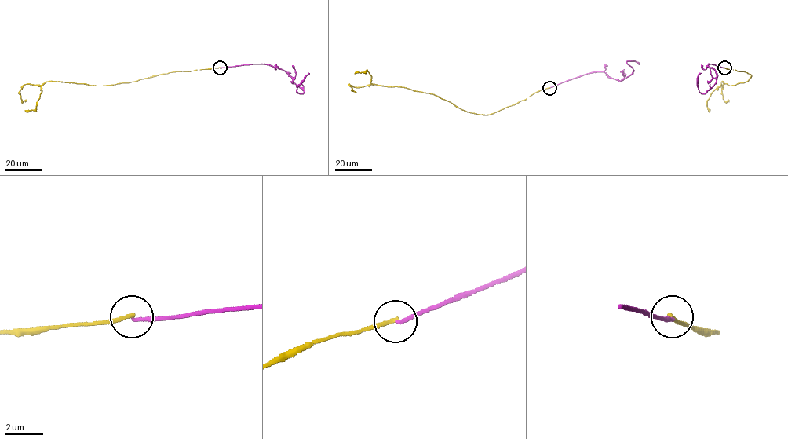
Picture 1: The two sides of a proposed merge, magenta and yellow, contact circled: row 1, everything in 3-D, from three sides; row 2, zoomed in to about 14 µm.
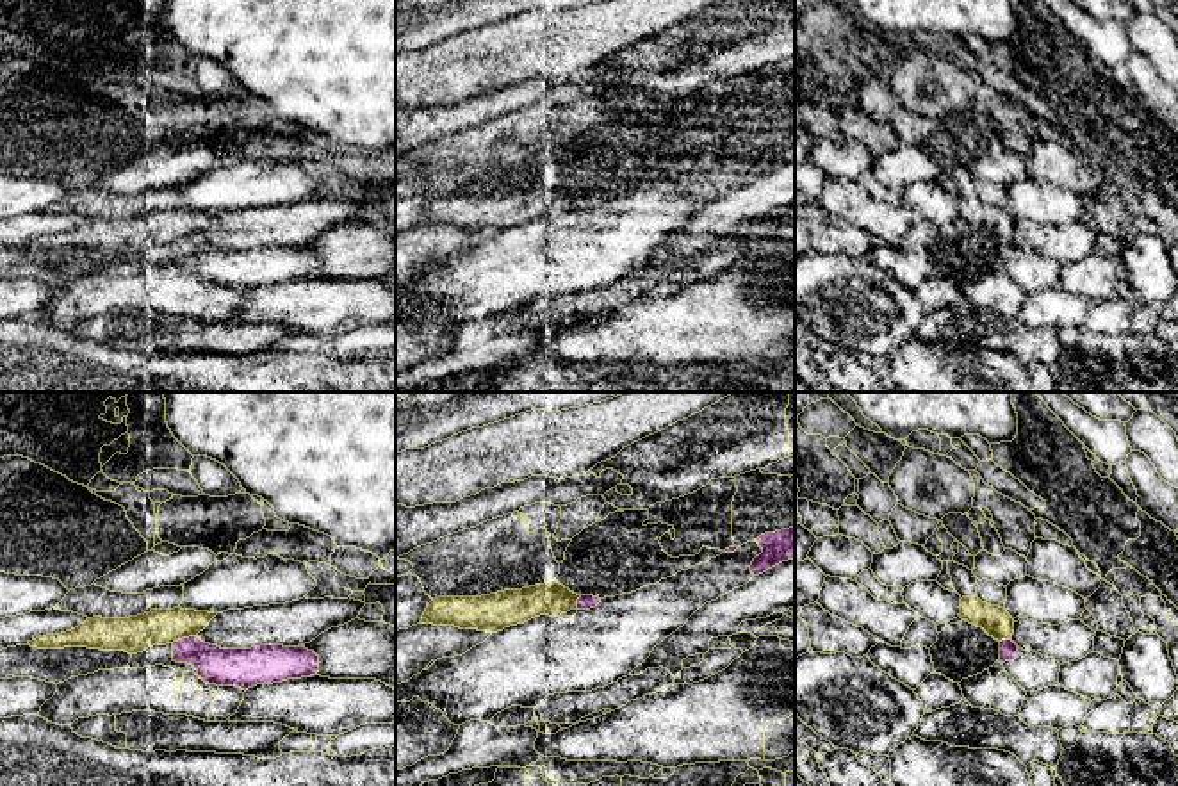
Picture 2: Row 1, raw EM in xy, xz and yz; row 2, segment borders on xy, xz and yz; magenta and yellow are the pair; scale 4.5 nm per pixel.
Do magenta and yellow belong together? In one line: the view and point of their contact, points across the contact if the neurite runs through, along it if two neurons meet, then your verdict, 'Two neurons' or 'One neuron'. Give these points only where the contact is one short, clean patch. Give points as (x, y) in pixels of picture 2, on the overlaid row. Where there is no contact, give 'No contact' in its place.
Touches magenta at xy (182, 638). Boundary: xy (195, 635), (171, 642). Two neurons

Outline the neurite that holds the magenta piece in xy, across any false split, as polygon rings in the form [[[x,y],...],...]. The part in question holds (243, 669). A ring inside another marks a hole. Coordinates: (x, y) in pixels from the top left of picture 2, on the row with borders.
[[[198,636],[166,645],[153,645],[132,654],[128,667],[176,667],[194,672],[209,684],[241,690],[273,684],[287,679],[317,675],[319,656],[305,647],[260,645],[251,649],[221,649]]]

